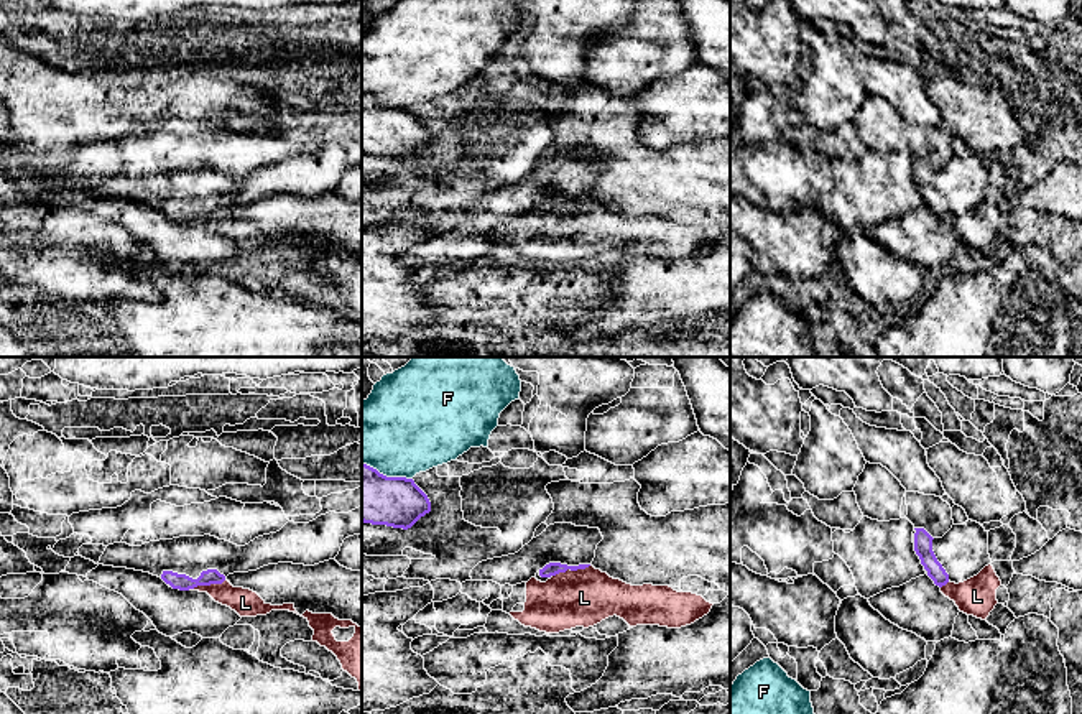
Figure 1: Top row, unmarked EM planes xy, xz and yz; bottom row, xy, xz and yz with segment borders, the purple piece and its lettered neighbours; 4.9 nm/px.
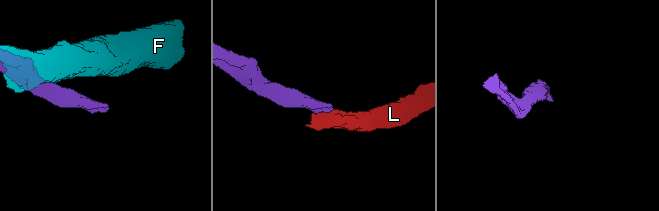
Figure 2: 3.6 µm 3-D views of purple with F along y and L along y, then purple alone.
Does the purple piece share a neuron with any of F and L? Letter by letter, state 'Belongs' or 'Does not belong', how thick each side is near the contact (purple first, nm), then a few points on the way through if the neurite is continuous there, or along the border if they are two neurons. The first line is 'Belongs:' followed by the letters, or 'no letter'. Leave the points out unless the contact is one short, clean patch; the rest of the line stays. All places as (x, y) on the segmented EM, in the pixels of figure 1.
Belongs: no letter
F: Does not belong. Thickness 280 nm (purple) against 460 nm
L: Does not belong. Thickness 70 nm (purple) against 280 nm. Boundary: xz (591, 565), (581, 570), (559, 571), (553, 576)

